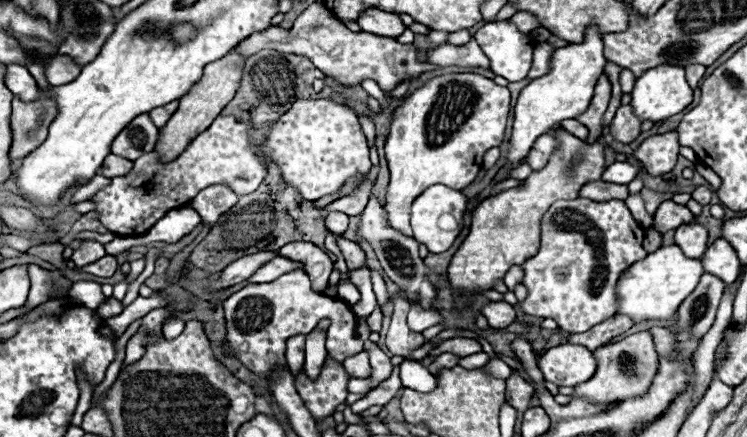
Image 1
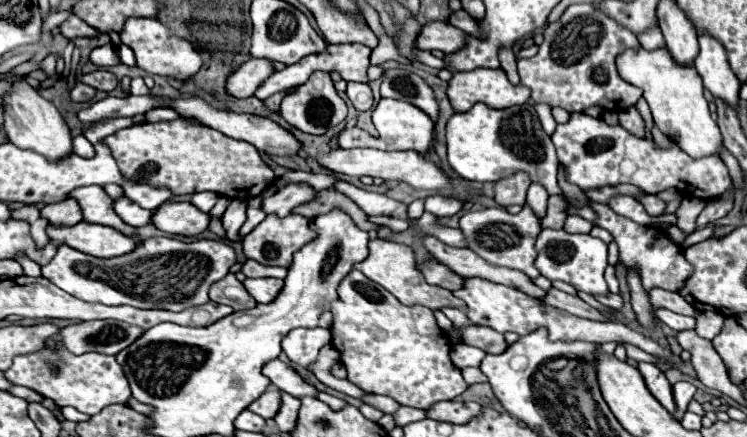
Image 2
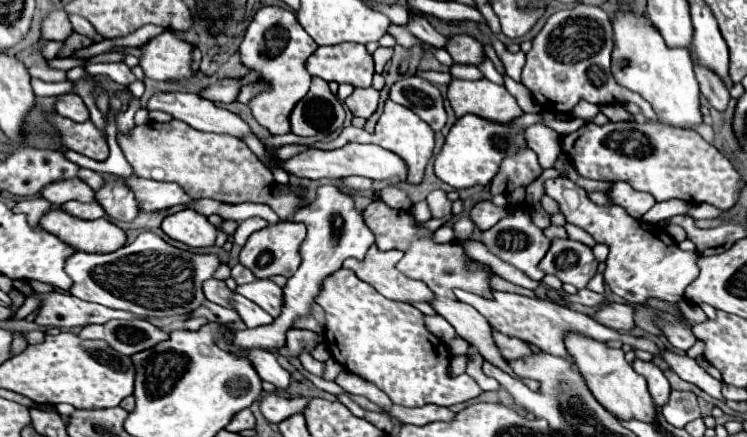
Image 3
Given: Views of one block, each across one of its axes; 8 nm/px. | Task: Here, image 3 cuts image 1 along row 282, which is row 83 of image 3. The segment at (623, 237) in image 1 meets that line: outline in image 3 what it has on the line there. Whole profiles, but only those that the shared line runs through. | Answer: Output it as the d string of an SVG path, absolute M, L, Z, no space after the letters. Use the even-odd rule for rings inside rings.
M576 4L572 8L554 12L544 28L538 32L538 36L532 40L532 48L526 54L526 64L522 70L522 84L534 94L534 98L542 104L544 110L548 112L558 112L558 114L566 114L570 112L580 100L592 102L592 104L624 104L624 102L634 102L641 108L643 115L652 121L658 121L652 106L646 102L640 94L630 92L628 88L616 84L616 80L612 78L610 72L610 54L612 54L612 26L610 26L610 18L602 8L592 8L586 4Z

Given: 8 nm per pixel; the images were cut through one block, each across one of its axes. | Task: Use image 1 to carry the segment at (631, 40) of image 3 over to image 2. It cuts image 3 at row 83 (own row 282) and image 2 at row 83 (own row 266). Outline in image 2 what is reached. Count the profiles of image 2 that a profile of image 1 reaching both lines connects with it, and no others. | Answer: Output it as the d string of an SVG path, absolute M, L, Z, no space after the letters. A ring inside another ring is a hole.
M640 46L638 50L624 50L616 58L616 68L620 78L624 78L632 86L638 86L644 92L644 98L650 106L656 126L666 136L676 138L676 142L680 142L680 148L688 156L700 158L708 154L718 154L722 146L720 128L710 116L708 102L702 94L704 92L702 78L698 76L692 64L676 62L668 52L668 48L656 48L648 52Z

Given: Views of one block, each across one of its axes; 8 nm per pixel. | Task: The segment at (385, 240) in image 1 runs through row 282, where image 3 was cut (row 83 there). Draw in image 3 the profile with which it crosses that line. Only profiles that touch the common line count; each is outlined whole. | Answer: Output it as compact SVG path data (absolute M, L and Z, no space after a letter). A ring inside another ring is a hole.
M404 76L390 88L390 100L410 108L424 122L440 132L446 124L446 110L440 90L420 76Z

